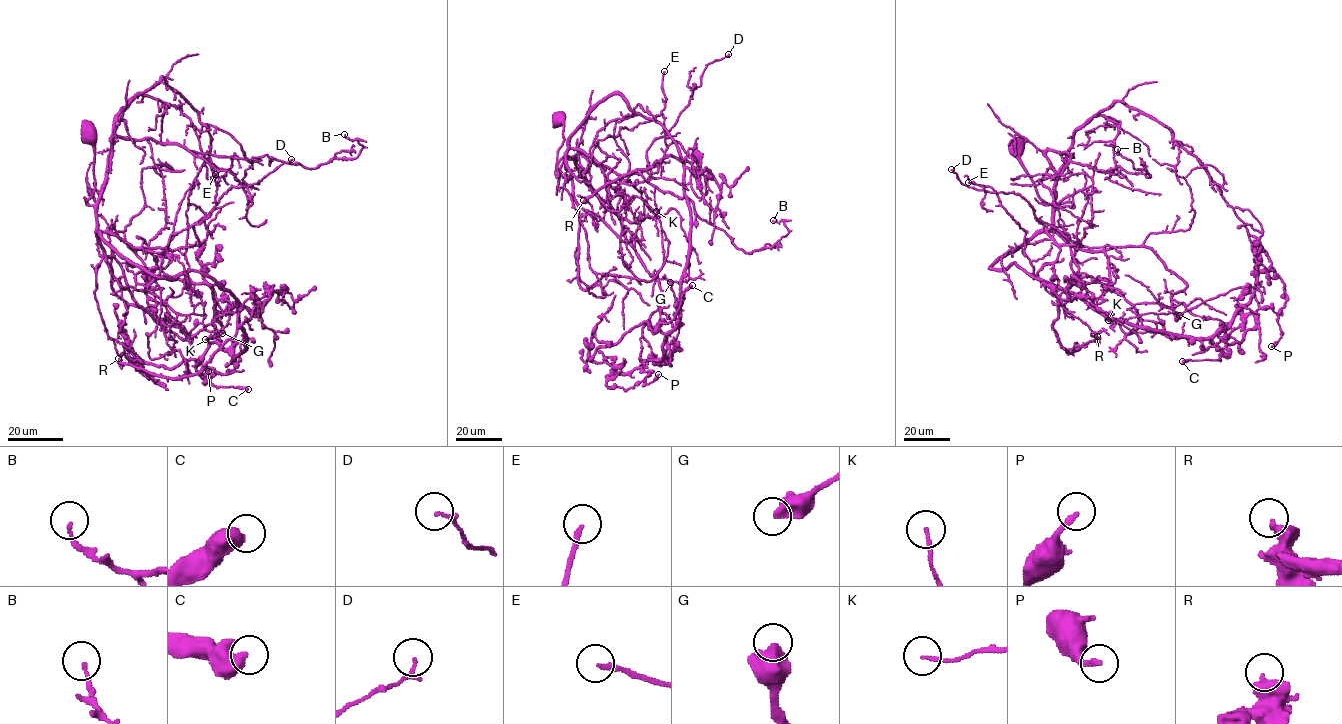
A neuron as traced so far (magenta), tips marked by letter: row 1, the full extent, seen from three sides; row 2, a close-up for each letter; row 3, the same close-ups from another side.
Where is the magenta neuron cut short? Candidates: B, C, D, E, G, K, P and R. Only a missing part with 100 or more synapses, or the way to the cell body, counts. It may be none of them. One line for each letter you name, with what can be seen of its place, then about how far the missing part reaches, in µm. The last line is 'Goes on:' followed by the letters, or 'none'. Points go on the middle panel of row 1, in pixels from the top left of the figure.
Goes on: none

